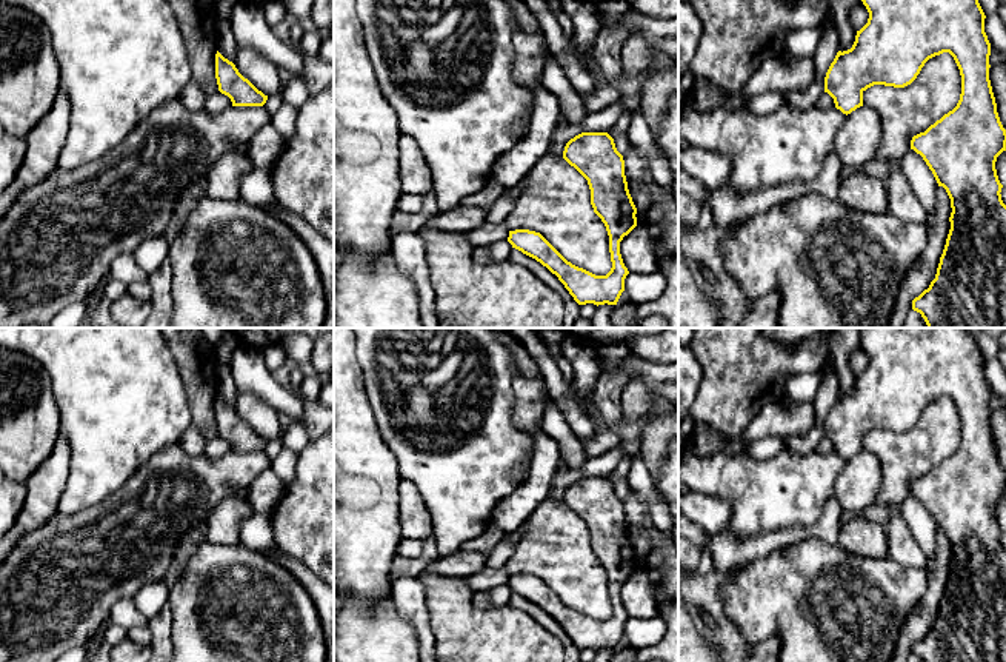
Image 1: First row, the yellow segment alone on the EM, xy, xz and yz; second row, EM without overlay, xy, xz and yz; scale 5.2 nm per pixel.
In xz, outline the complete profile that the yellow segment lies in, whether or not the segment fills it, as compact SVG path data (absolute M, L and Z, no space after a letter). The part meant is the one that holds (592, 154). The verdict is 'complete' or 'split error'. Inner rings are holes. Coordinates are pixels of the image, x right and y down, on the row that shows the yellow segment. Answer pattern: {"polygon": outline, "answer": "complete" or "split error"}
{"polygon": "M581 132L566 143L563 159L588 180L591 205L609 236L611 271L595 276L572 265L535 231L509 231L508 242L555 274L578 305L617 305L629 274L620 242L637 226L637 208L628 189L623 155L608 132Z", "answer": "complete"}

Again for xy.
{"polygon": "M218 51L215 54L215 79L218 91L231 99L232 106L263 106L268 100L268 95L245 79L235 65Z", "answer": "complete"}

